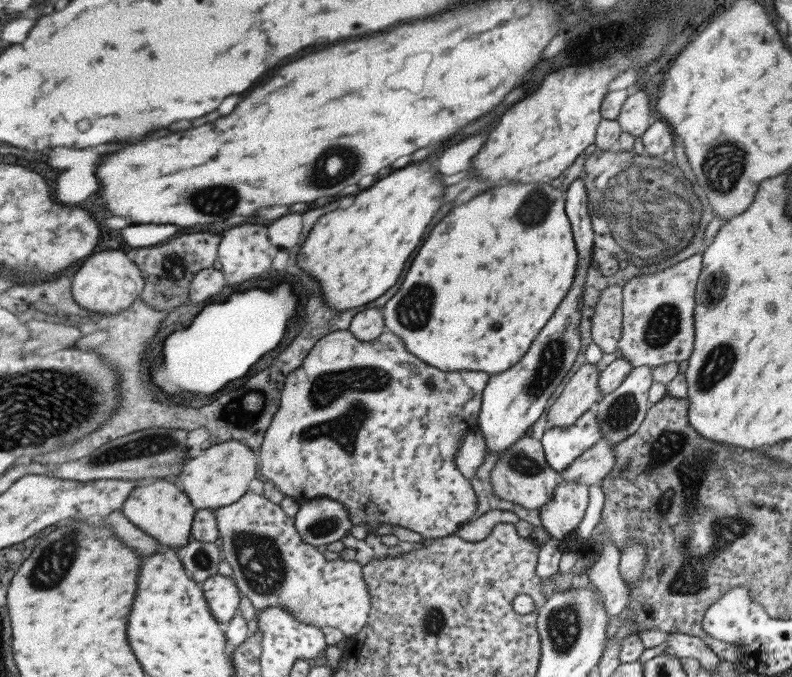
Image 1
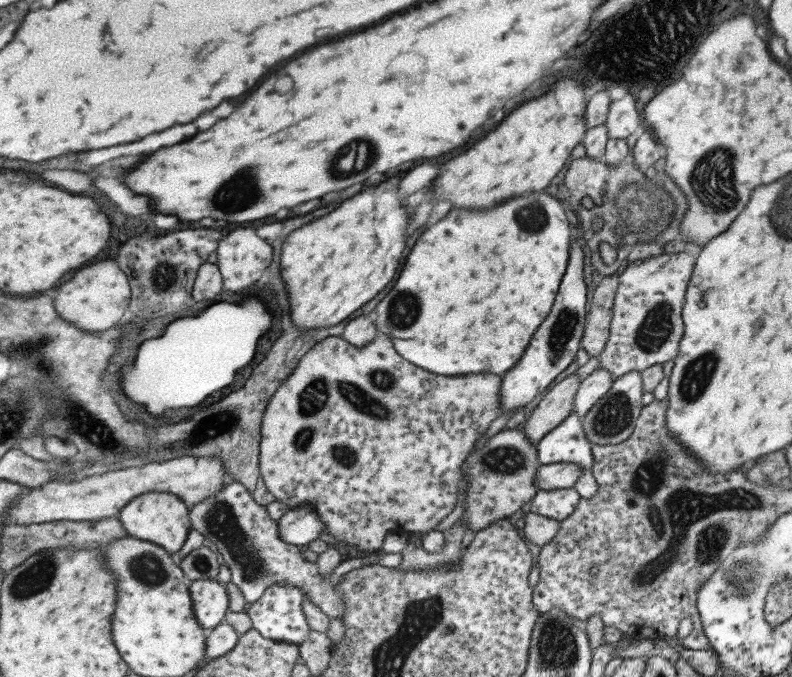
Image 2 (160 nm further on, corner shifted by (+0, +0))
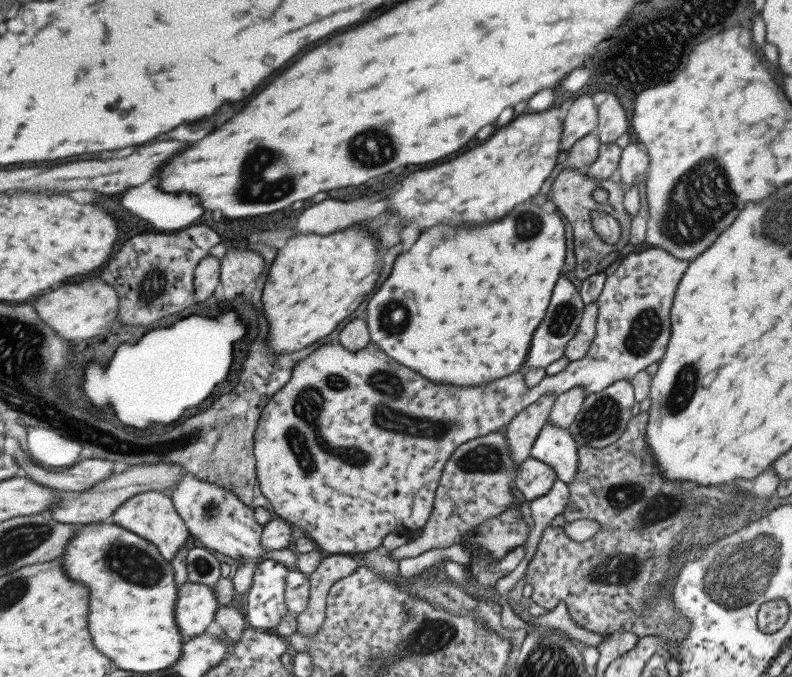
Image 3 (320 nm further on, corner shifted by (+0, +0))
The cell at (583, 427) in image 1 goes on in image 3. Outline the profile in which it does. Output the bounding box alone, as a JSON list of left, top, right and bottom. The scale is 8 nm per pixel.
[529,423,578,484]

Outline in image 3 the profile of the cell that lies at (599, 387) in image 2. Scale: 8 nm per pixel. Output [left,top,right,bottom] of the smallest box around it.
[546,386,587,428]

